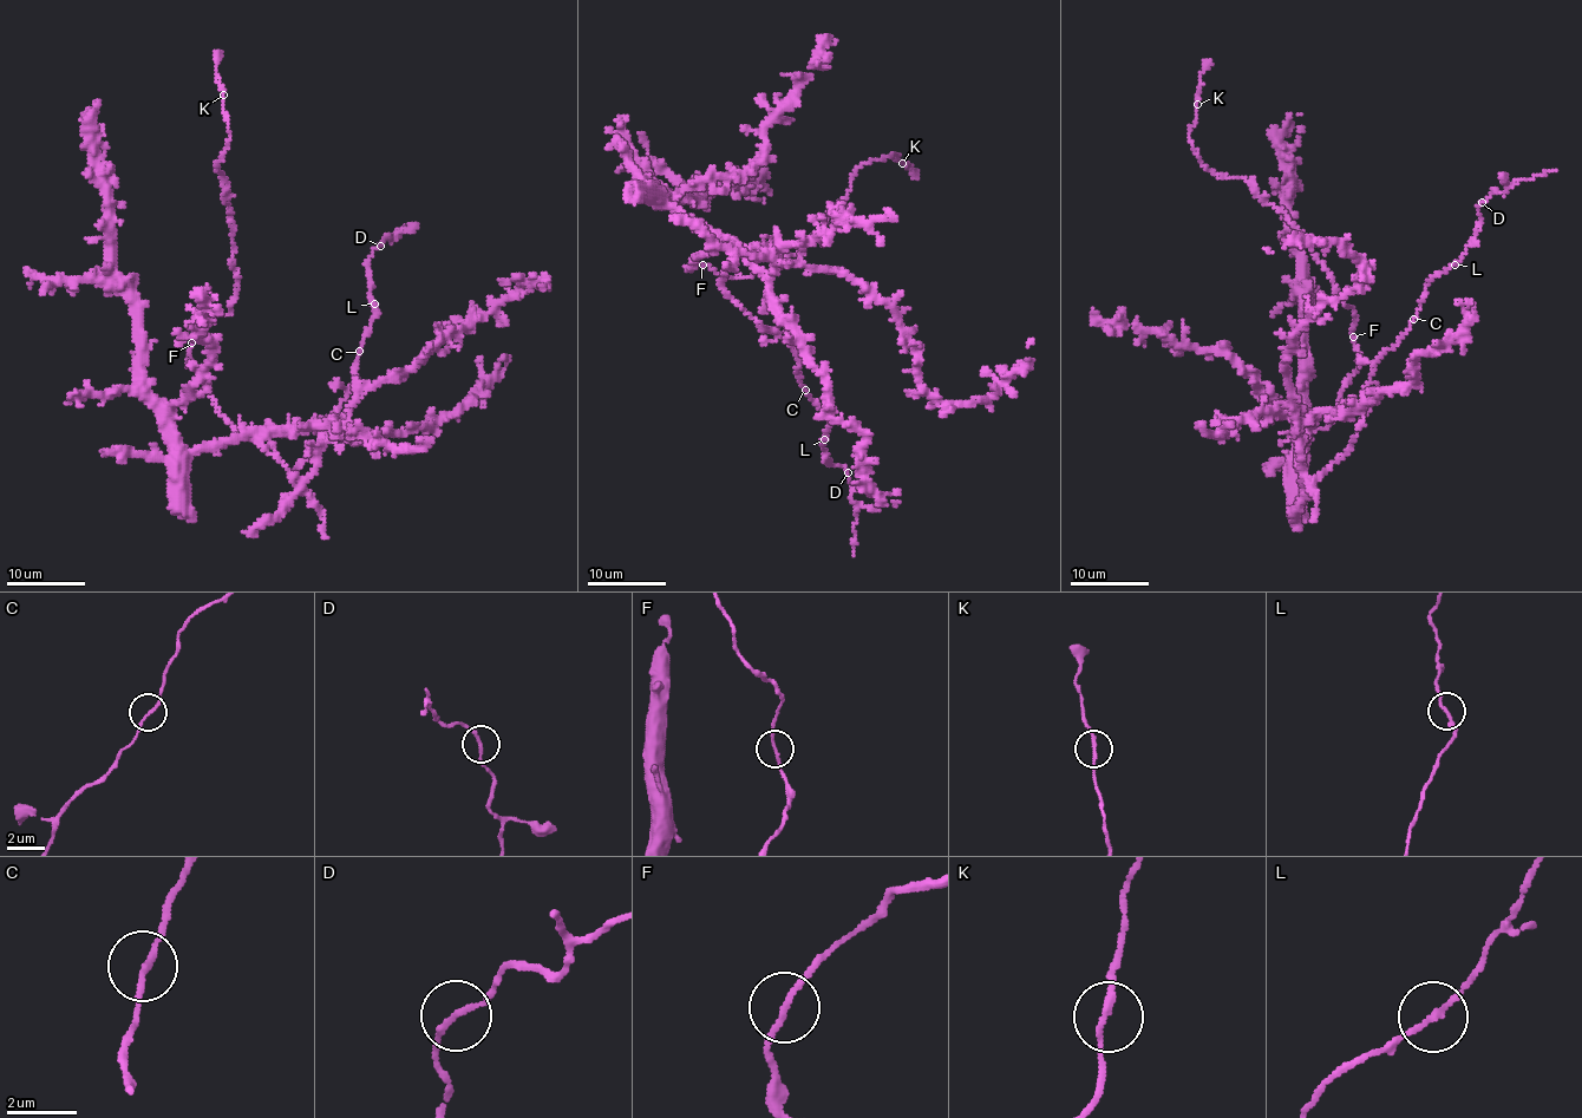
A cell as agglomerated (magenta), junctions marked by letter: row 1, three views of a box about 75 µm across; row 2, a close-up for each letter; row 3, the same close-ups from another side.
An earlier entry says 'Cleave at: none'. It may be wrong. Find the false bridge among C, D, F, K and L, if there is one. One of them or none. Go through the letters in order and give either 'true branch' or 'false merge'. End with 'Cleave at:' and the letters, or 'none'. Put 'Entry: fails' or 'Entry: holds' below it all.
C: true branch
D: true branch
F: true branch
K: true branch
L: true branch
Cleave at: none
Entry: holds

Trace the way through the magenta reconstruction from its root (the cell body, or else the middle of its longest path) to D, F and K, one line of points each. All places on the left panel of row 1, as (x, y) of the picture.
D: (259, 444), (311, 499), (293, 473), (329, 439), (358, 379), (358, 353), (377, 313), (367, 263), (380, 246)
F: (259, 444), (237, 431), (219, 411), (208, 386), (191, 366), (191, 342)
K: (259, 444), (221, 414), (189, 358), (195, 337), (229, 314), (239, 282), (216, 170), (229, 137), (223, 95)

